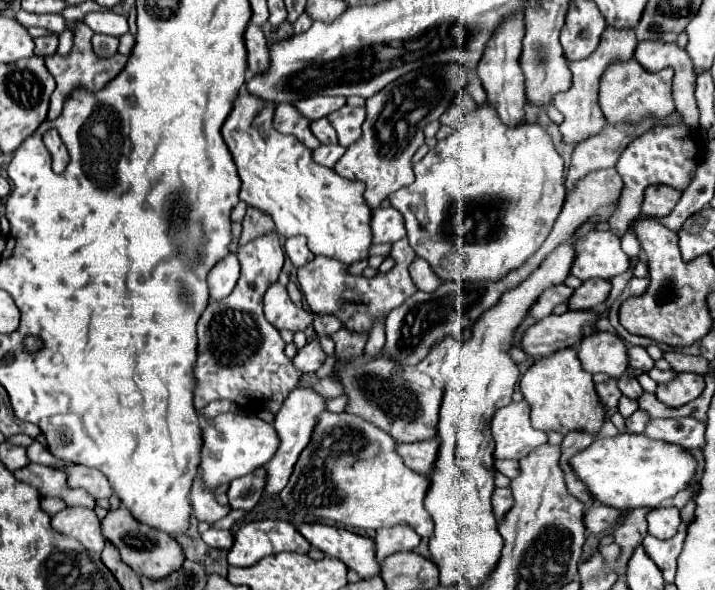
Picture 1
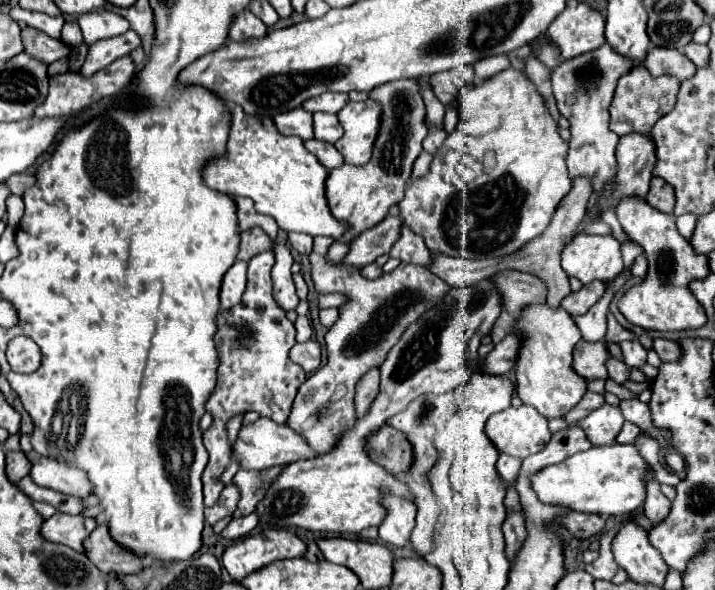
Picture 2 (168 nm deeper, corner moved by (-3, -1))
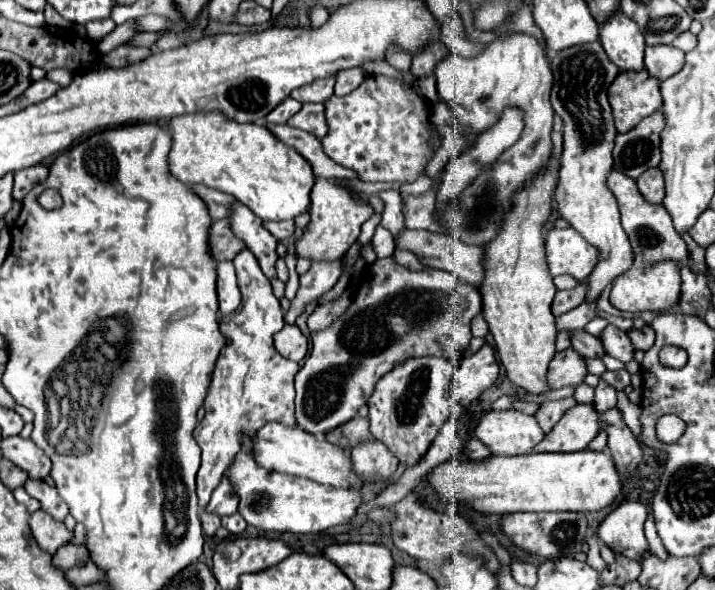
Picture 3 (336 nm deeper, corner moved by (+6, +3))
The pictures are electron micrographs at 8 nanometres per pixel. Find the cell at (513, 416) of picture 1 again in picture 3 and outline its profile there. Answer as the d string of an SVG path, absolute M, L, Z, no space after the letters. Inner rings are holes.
M515 408L491 410L483 414L473 434L487 444L493 454L501 456L527 454L545 436L535 416L523 414Z

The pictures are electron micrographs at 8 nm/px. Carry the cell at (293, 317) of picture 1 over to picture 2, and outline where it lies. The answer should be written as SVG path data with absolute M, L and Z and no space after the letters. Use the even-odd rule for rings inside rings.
M274 242L272 248L274 256L276 256L276 264L272 268L272 280L274 280L274 298L278 300L278 304L284 310L294 310L298 304L298 296L296 296L296 288L292 282L292 274L290 274L290 266L292 266L292 254L284 244Z

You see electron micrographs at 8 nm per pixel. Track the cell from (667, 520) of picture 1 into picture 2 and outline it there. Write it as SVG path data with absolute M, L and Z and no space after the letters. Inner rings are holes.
M650 468L650 472L646 472L646 484L648 484L648 492L646 492L646 502L644 502L644 512L654 524L658 524L668 516L670 500L660 492L660 484L654 478L652 468Z

